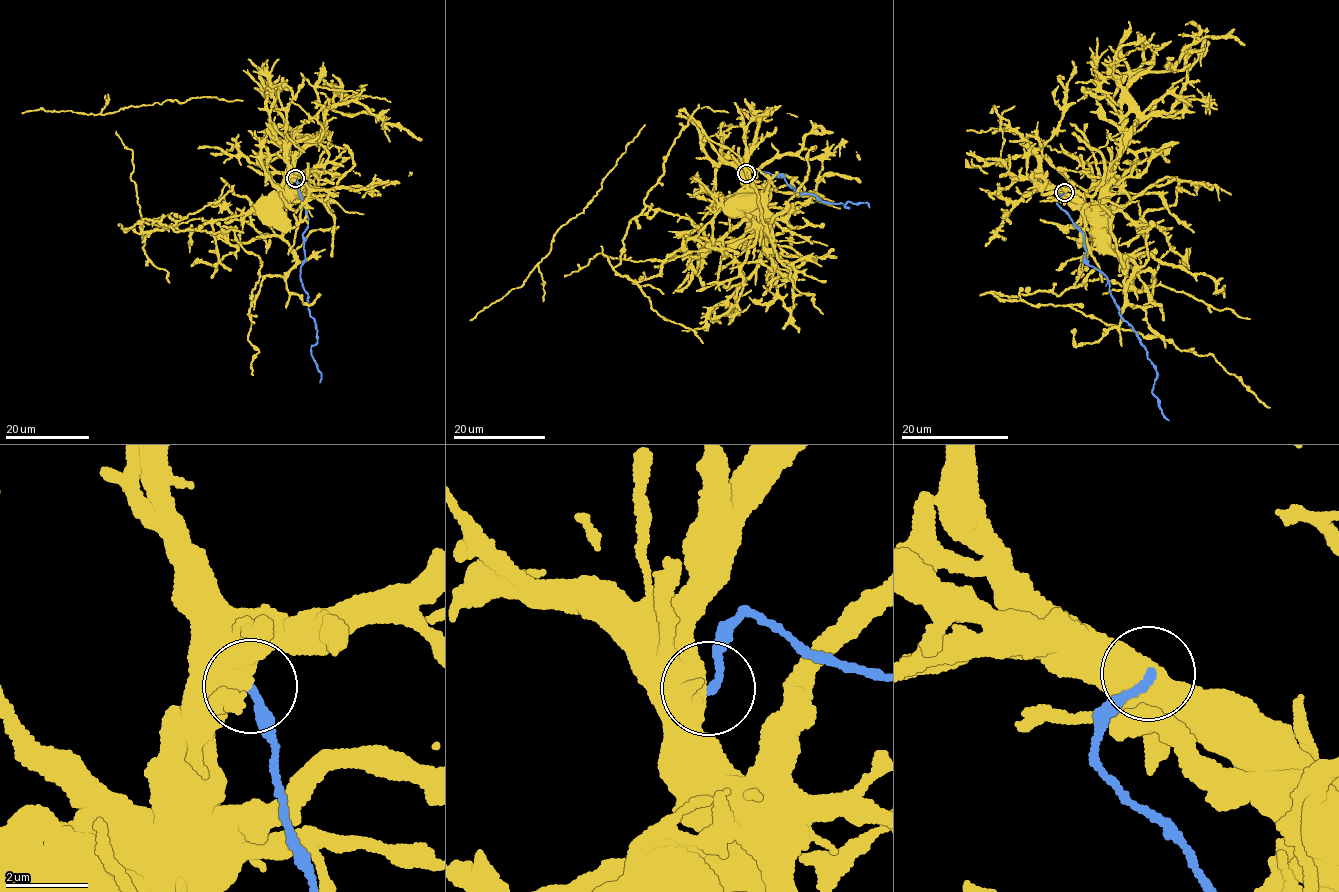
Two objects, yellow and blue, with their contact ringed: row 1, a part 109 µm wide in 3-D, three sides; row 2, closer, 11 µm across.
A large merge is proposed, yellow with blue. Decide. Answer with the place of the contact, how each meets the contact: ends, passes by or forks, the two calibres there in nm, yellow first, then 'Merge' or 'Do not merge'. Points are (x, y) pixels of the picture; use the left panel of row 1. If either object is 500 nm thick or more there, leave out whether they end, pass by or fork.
Place: (295, 178). Thickness 700 nm (yellow) against 180 nm. Do not merge

